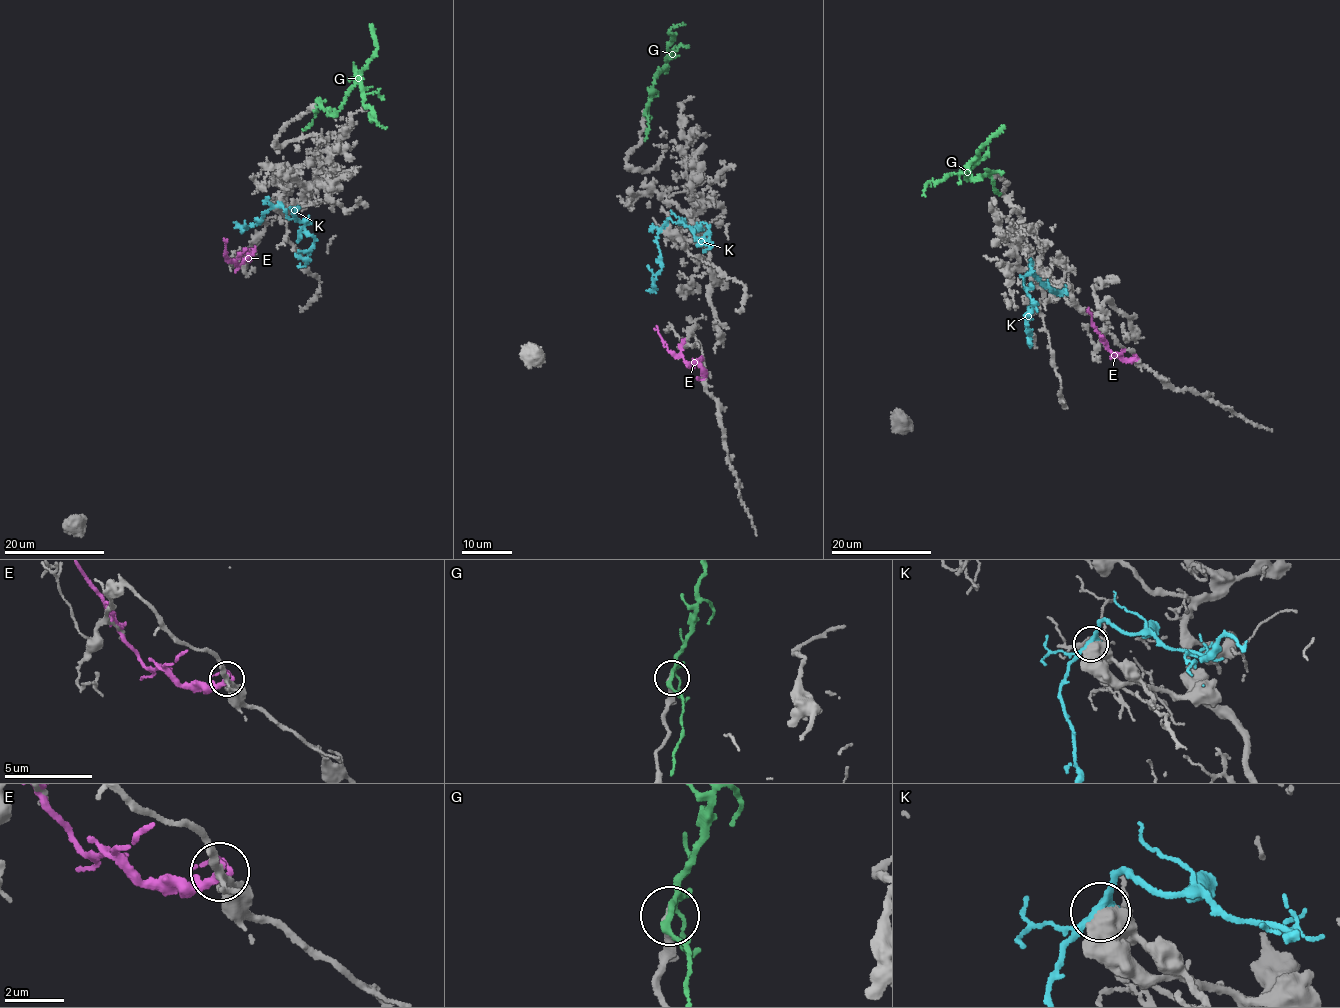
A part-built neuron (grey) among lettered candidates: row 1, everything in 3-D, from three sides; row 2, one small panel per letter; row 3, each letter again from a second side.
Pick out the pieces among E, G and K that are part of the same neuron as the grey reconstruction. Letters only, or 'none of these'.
K

